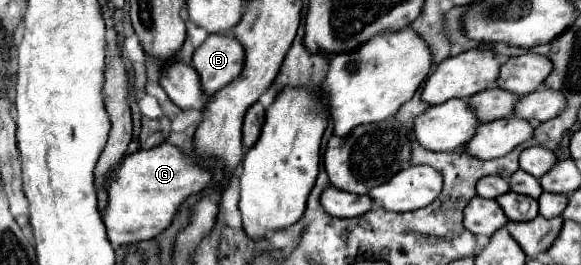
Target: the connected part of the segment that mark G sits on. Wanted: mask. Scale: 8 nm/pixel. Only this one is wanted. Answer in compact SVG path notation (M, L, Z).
M161 143L157 147L139 149L137 153L127 155L107 181L109 203L103 215L103 223L107 227L111 245L117 249L157 237L171 225L179 205L187 197L201 193L211 181L211 169L187 161L183 151L171 143Z

